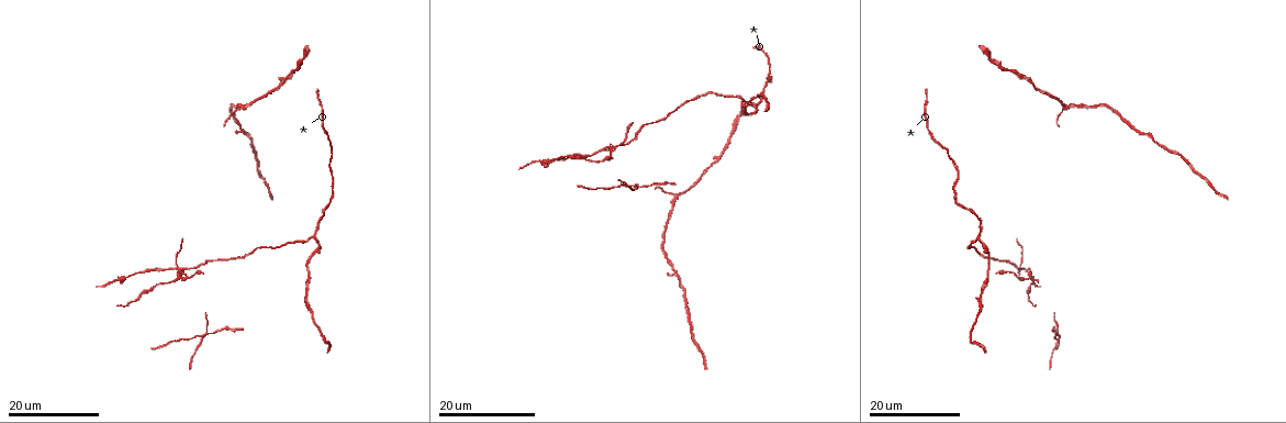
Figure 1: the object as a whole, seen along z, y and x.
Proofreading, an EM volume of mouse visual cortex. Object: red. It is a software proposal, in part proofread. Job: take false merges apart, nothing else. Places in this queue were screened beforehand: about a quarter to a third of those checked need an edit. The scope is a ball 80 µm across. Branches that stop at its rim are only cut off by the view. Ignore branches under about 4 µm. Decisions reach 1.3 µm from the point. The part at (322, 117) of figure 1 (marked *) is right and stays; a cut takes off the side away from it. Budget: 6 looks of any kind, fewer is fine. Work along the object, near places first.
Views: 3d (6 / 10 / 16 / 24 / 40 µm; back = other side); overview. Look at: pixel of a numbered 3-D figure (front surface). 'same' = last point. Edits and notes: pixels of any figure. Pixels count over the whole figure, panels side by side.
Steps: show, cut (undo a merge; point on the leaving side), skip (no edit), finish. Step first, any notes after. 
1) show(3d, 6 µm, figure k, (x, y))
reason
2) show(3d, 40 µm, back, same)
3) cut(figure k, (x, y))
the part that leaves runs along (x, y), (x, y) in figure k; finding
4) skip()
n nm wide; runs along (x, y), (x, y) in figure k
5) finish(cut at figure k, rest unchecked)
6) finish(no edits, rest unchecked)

show(3d, 24 µm, figure 1, (674, 198))
branch point

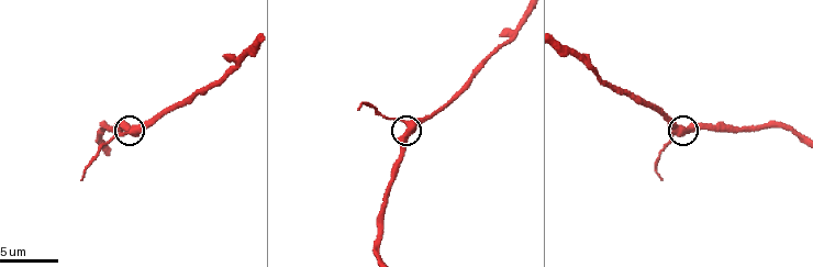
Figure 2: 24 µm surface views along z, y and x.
show(3d, 6 µm, figure 2, (407, 125))

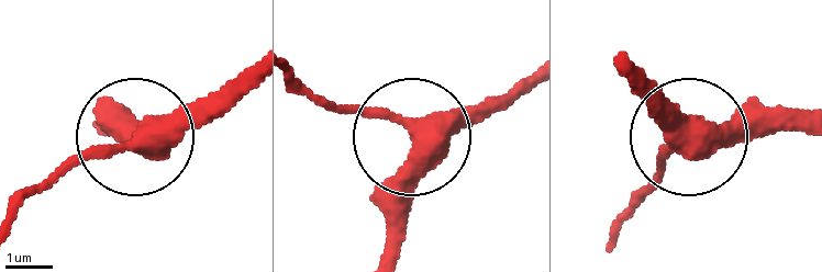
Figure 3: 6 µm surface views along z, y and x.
skip()
side arm 7 µm; runs along (525, 78), (411, 134), (293, 87) in figure 3; continuous, no second neuron

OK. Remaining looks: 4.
show(3d, 16 µm, figure 1, (315, 238))
three arms meet

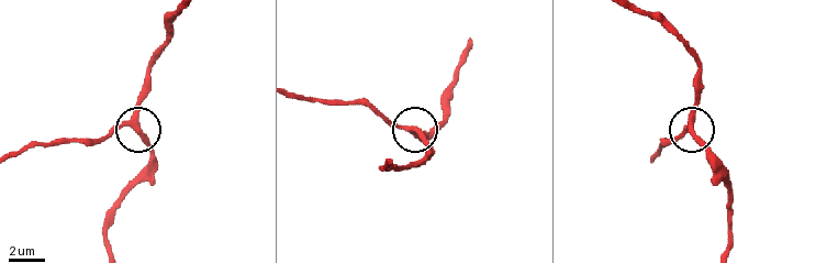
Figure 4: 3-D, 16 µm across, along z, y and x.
show(3d, 10 µm, figure 4, (405, 129))
zoom in

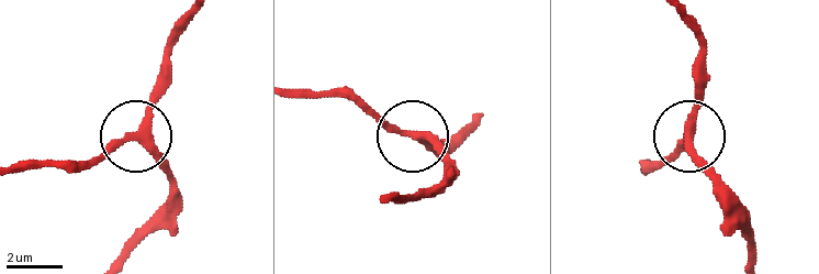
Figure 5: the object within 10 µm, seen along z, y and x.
skip()
side arm 33 µm; 3 arms; continuous, no second neuron

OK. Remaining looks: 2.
show(3d, 16 µm, figure 1, (180, 271))
looks like a crossing

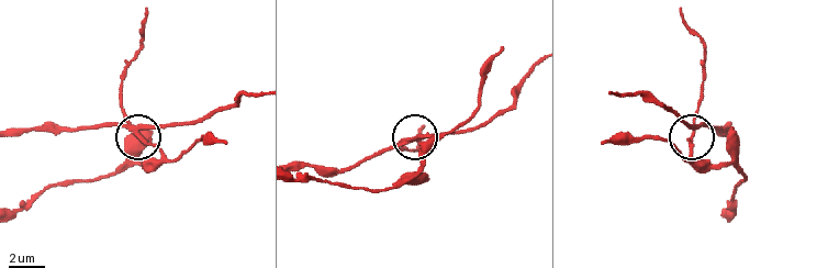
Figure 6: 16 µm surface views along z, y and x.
show(3d, 10 µm, figure 6, (138, 135))

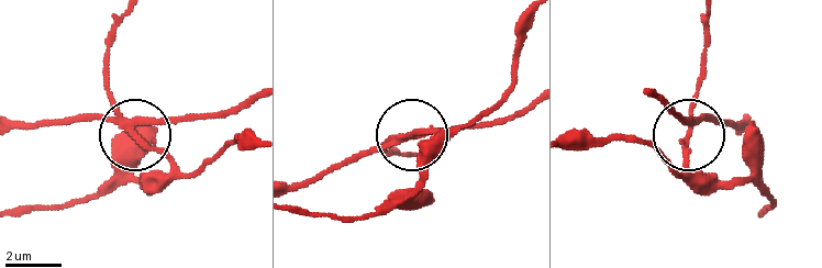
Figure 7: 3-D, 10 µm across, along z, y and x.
cut(figure 7, (108, 81))
4 arms; the part that leaves runs along (692, 125), (687, 165), (754, 183), (770, 200), (763, 214) in figure 7; two neurons meet here

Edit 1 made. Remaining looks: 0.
finish(cut at figure 7, rest unchecked)

